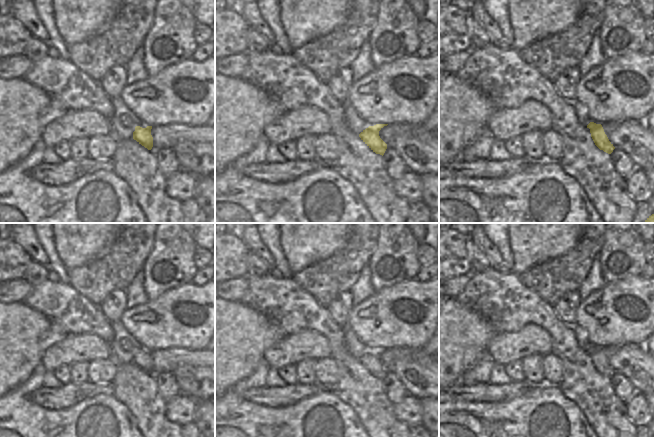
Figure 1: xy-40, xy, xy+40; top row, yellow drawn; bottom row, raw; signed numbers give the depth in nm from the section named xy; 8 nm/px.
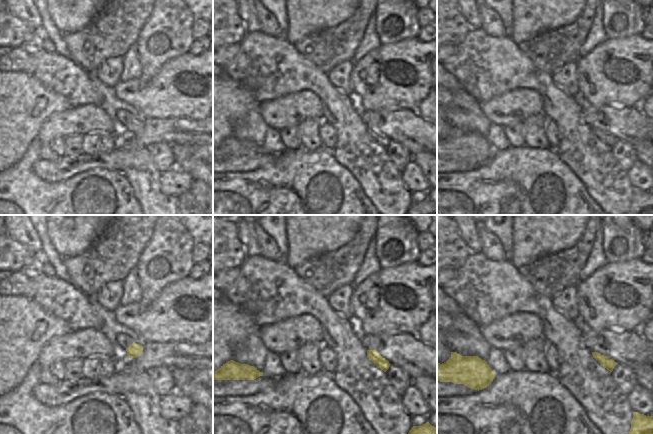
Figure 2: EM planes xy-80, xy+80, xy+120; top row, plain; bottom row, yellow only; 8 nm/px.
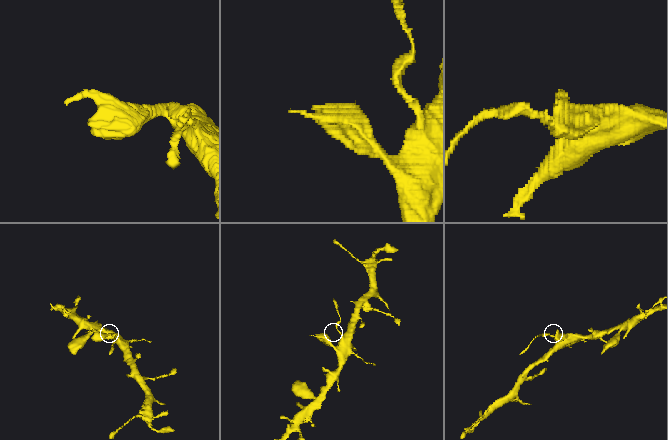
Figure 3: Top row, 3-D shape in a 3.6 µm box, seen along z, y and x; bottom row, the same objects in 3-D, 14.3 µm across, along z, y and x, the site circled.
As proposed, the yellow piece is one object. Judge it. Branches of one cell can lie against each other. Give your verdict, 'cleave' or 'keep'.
cleave

